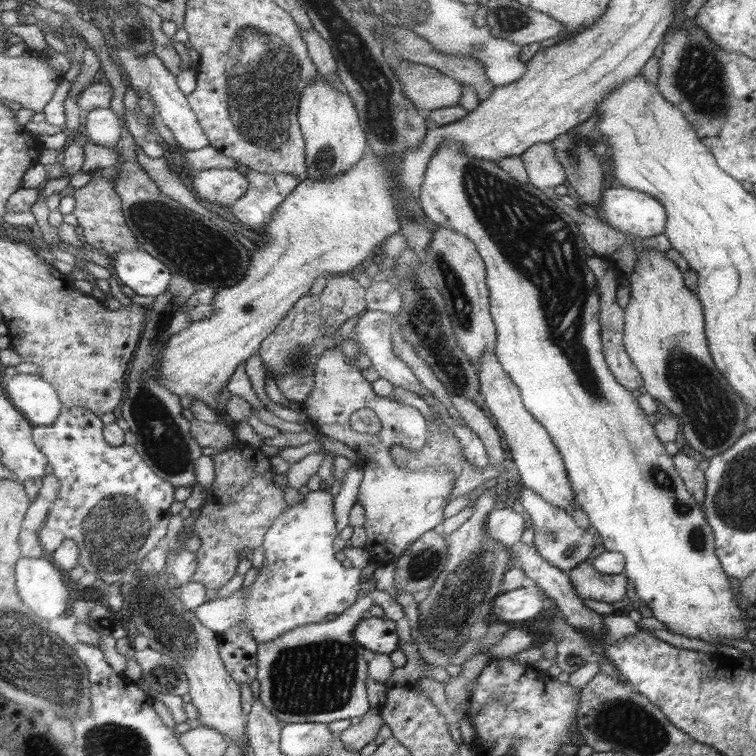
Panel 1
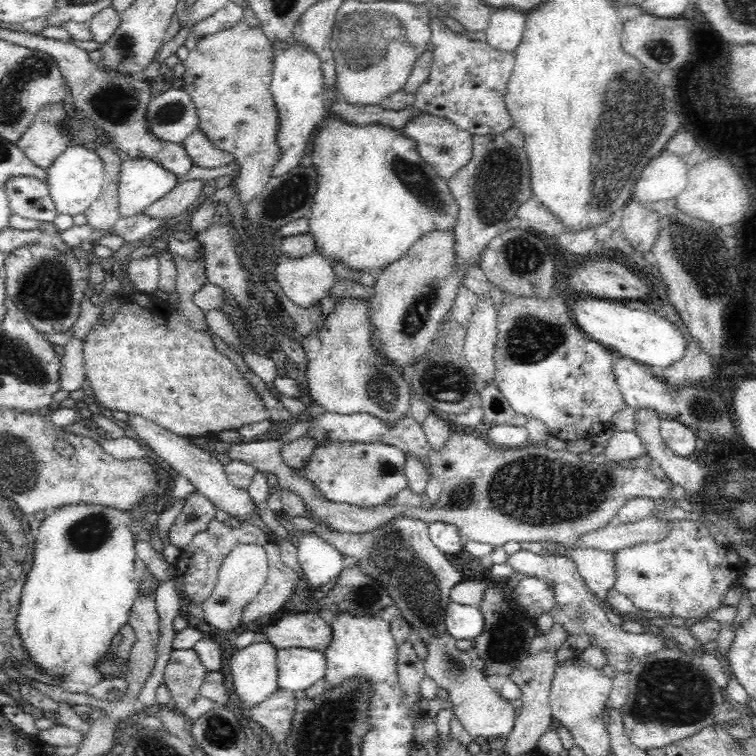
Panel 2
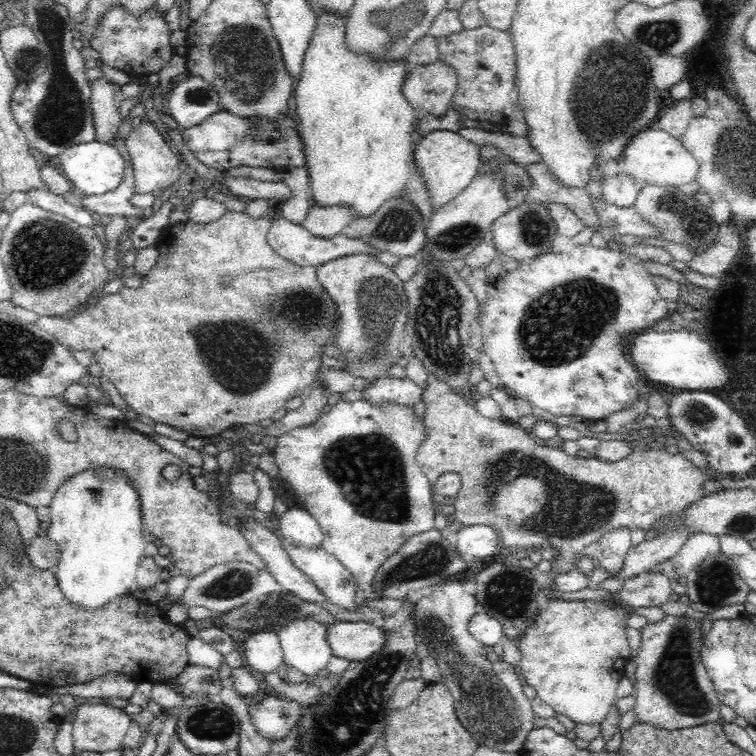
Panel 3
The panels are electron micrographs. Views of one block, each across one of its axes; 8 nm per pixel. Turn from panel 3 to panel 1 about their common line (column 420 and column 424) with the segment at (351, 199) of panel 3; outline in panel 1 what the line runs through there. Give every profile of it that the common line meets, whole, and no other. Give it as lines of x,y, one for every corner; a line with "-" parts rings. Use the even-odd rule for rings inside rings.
447,140
427,168
427,180
425,180
419,204
423,206
425,216
433,224
437,224
439,228
457,230
457,232
465,234
467,238
471,238
479,246
481,256
487,262
487,272
489,272
493,318
497,322
497,356
499,356
501,364
505,366
505,372
509,374
509,378
521,390
521,398
523,398
523,404
525,404
527,412
541,426
545,426
553,444
557,446
557,452
561,454
561,460
565,464
565,472
569,476
569,484
571,484
571,490
573,490
573,496
575,496
575,506
581,512
585,512
591,530
595,530
595,536
599,536
603,540
605,552
617,552
617,554
625,556
623,576
625,576
627,582
633,582
633,588
635,588
635,594
639,596
639,600
651,610
653,618
663,622
665,628
673,634
681,634
685,638
697,638
697,640
709,642
709,644
723,644
723,640
727,640
727,644
743,646
743,636
747,634
745,632
745,622
743,622
743,612
737,608
735,594
729,586
725,570
721,570
723,566
719,566
719,562
717,562
719,560
717,554
713,554
713,528
709,526
709,522
705,518
705,512
701,510
701,504
685,488
685,482
681,480
679,472
675,472
677,468
673,468
671,458
667,456
667,452
663,452
663,446
661,446
663,442
659,442
655,438
651,424
647,424
645,414
637,406
637,400
627,392
625,386
621,386
615,380
609,366
605,364
605,354
603,354
603,344
601,344
601,324
599,324
599,310
601,310
599,286
595,286
597,278
593,278
591,270
587,270
587,266
585,266
585,252
581,250
581,248
585,248
585,240
581,238
581,234
577,230
579,226
575,226
567,214
563,214
559,208
555,208
549,194
541,194
541,192
543,190
537,190
529,182
523,184
523,182
507,176
501,170
501,164
467,158
463,154
463,144
461,142

